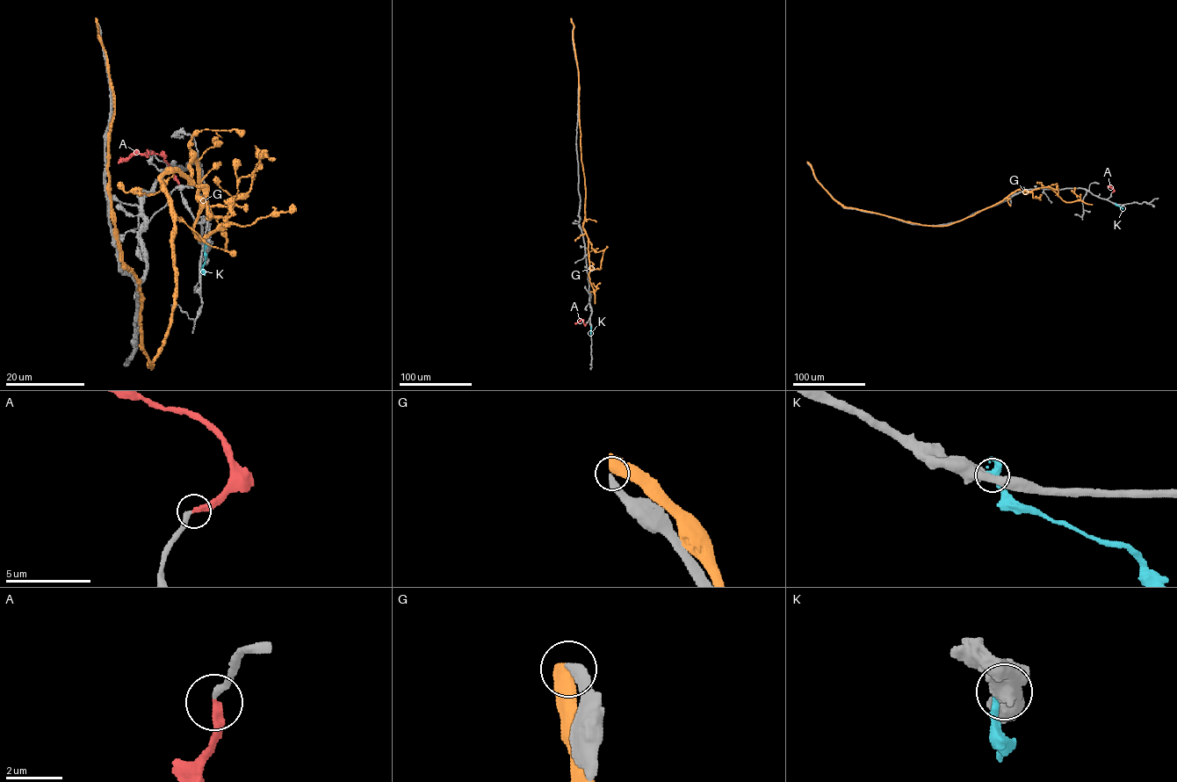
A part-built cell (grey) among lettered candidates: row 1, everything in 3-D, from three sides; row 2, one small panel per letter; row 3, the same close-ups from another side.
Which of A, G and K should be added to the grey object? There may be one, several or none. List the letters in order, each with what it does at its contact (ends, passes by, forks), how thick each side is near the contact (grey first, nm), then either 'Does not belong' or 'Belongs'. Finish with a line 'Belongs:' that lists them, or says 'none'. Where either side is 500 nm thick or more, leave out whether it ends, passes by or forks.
A: It ends there. Thickness 240 nm (grey) against 320 nm. Belongs
G: Thickness 320 nm (grey) against 650 nm. Does not belong
K: It passes by. Thickness 400 nm (grey) against 340 nm. Does not belong
Belongs: A

